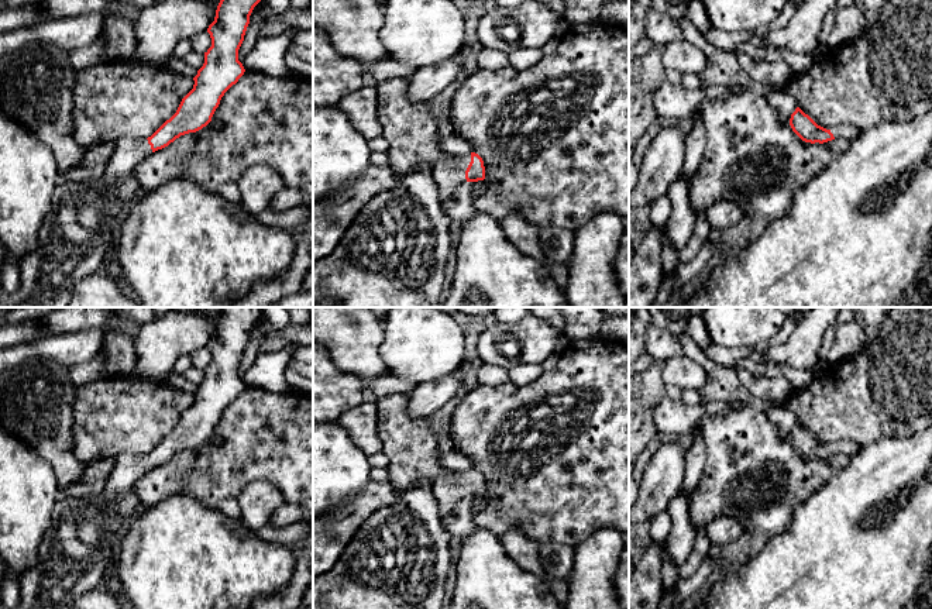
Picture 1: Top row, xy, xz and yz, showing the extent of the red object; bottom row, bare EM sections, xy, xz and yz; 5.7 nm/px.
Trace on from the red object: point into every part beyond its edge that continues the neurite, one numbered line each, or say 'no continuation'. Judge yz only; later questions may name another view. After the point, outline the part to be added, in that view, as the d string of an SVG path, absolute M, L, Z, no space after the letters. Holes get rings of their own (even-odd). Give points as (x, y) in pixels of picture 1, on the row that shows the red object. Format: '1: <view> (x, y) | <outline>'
1: yz (843, 131) | M840 125L830 128L830 133L835 138L846 138L852 141L859 135L860 131L854 127Z

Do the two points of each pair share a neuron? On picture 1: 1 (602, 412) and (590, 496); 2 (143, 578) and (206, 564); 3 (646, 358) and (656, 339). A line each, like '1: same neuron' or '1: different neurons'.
1: same neuron
2: same neuron
3: different neurons

